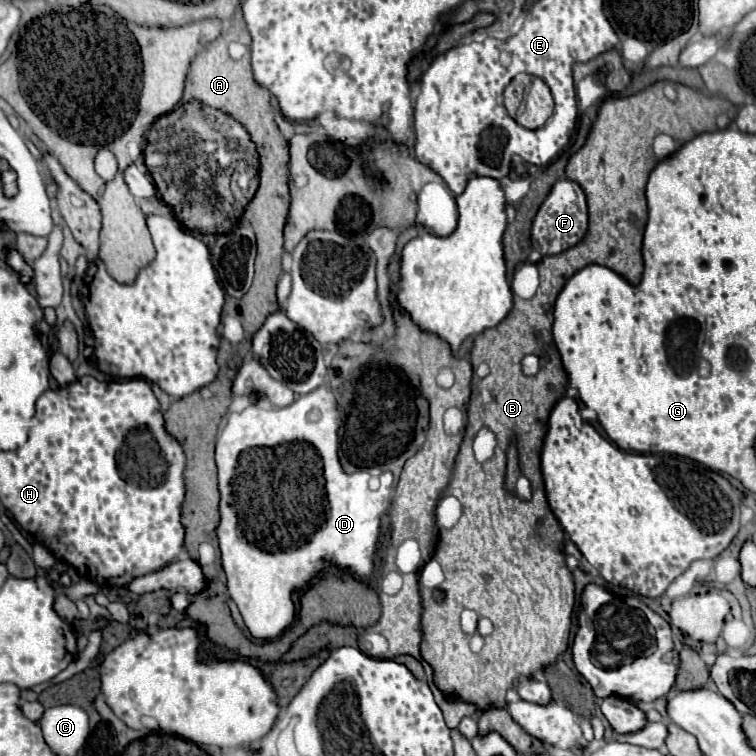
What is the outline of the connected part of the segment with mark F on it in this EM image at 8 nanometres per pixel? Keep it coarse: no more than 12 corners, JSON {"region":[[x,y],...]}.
{"region":[[557,180],[533,220],[531,246],[543,256],[587,232],[581,186]]}

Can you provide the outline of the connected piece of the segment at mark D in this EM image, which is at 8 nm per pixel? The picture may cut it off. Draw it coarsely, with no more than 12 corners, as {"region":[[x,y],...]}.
{"region":[[329,388],[217,436],[229,596],[257,640],[327,564],[373,572],[393,474],[339,464]]}

